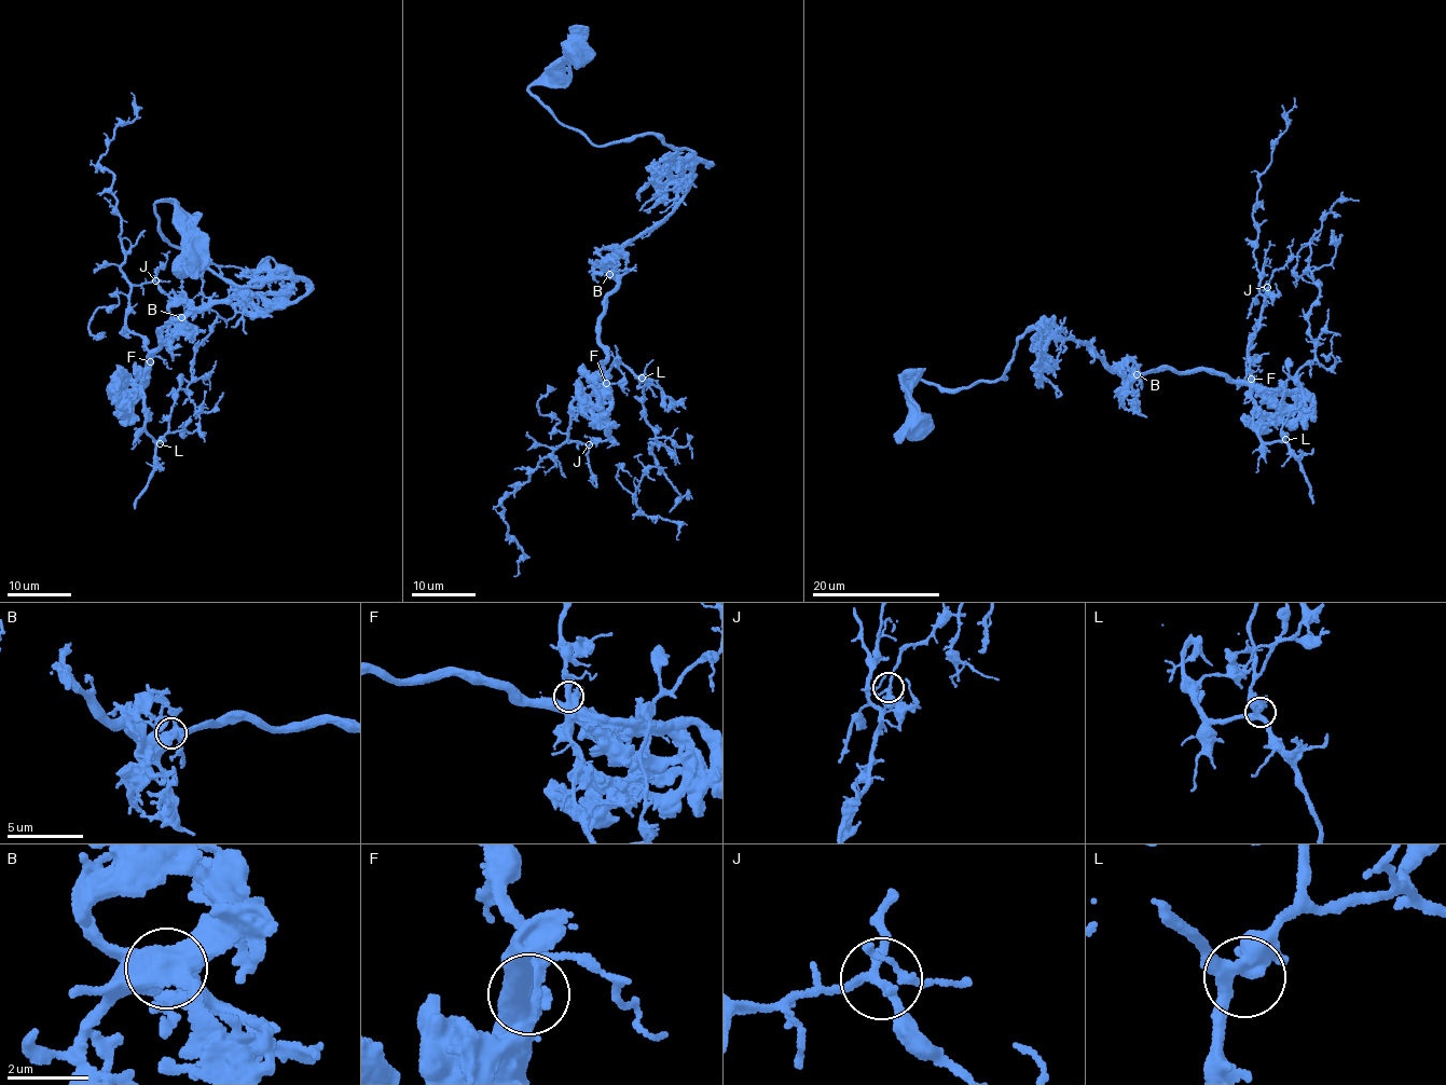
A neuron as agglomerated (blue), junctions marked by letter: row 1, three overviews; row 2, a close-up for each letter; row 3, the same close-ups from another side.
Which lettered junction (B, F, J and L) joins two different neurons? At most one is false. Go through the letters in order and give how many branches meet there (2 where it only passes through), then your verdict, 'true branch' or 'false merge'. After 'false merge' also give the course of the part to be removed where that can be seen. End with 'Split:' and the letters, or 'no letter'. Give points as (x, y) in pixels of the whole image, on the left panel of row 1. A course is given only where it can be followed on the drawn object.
B: 5 | true branch
F: 4 | false merge | (150, 362), (145, 425), (156, 440), (217, 318), (203, 301), (202, 273), (239, 268), (243, 279)
J: 4 | true branch
L: 4 | true branch
Split: F

